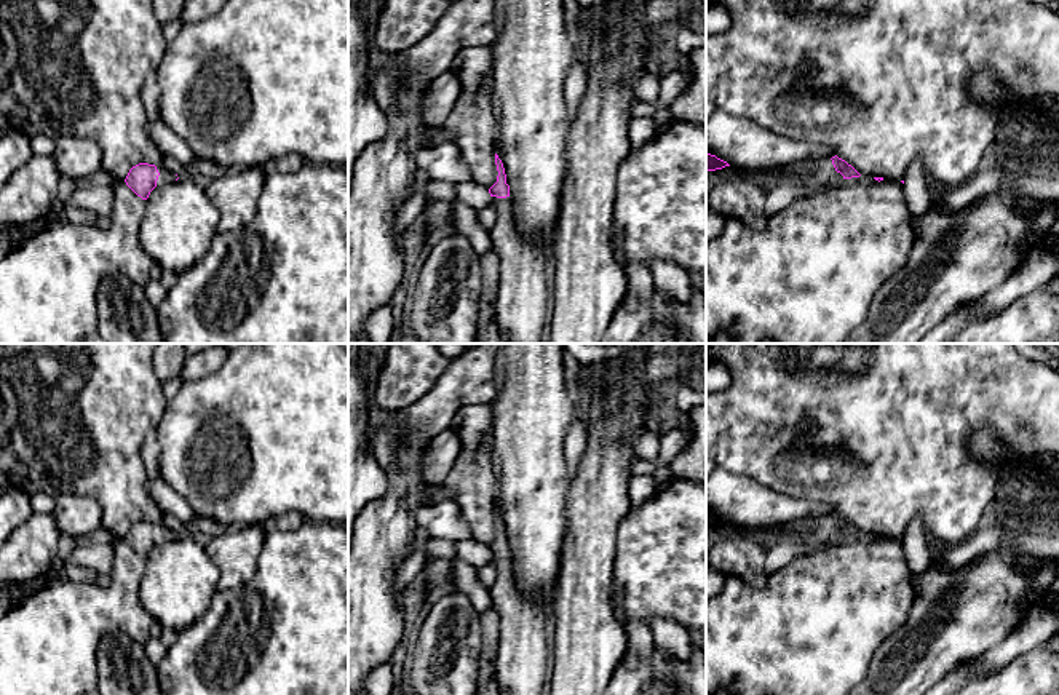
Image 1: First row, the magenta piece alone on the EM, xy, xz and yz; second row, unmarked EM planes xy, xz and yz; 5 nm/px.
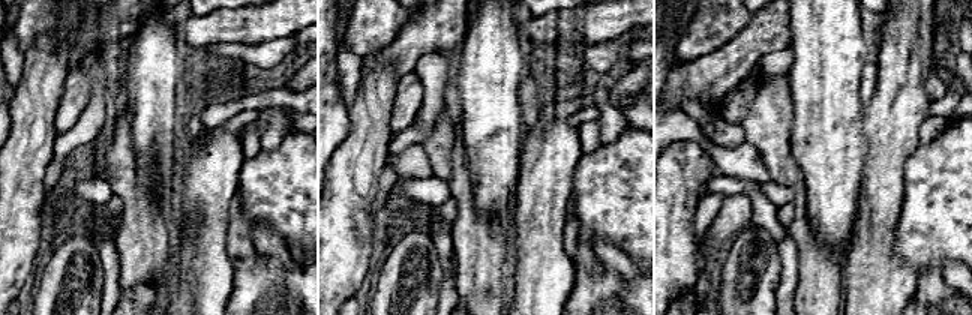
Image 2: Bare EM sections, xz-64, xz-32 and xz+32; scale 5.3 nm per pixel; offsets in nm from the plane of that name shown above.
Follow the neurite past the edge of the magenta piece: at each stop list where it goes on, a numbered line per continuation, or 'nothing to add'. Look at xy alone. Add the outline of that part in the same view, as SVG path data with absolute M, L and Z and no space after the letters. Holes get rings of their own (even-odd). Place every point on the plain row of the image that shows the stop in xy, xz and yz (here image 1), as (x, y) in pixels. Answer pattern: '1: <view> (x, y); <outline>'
1: xy (165, 534); M155 522L160 534L158 534L158 538L157 538L157 545L163 543L163 542L171 542L174 540L179 534L163 527L160 522Z

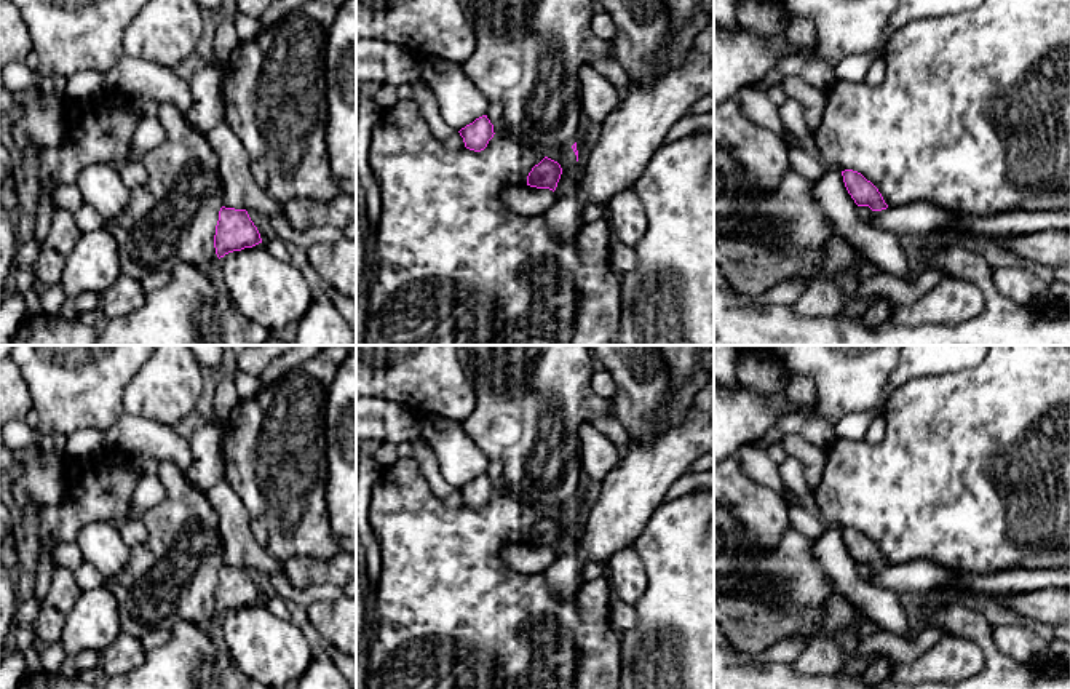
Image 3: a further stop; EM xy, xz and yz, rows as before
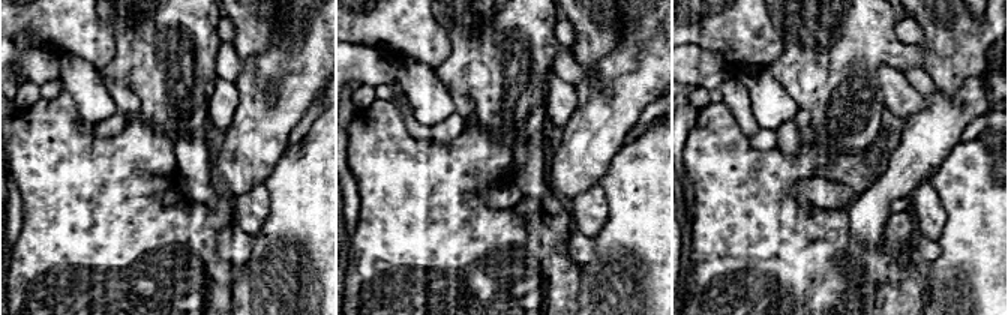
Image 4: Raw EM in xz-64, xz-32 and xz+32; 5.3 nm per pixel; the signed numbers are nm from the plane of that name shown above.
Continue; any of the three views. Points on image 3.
nothing to add

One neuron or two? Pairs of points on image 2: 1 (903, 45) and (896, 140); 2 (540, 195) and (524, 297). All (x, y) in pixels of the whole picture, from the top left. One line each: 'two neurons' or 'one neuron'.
1: one neuron
2: one neuron

